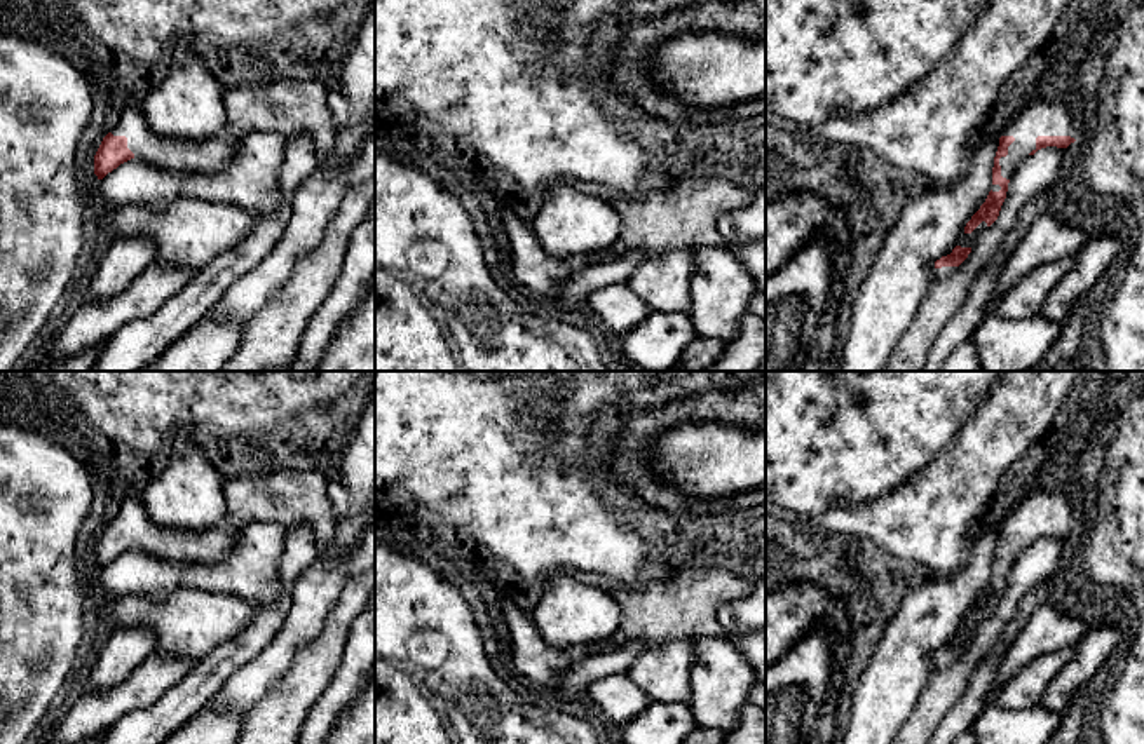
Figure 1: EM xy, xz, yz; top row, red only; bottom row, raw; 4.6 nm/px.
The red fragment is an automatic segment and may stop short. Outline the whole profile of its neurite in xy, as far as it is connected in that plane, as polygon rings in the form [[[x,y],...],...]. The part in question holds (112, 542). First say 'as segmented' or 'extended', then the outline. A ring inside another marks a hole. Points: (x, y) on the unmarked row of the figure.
extended; [[[317,469],[312,470],[279,470],[269,474],[246,474],[223,479],[223,497],[227,504],[225,517],[213,528],[187,530],[164,528],[155,524],[141,498],[124,497],[115,517],[103,528],[94,545],[94,565],[103,570],[120,554],[134,549],[141,554],[174,563],[220,563],[227,559],[248,523],[263,521],[293,530],[309,526],[314,531],[319,556],[333,545],[338,521],[328,497],[331,477]]]

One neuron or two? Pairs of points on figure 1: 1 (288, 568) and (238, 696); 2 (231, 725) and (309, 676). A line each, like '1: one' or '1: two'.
1: two
2: two

